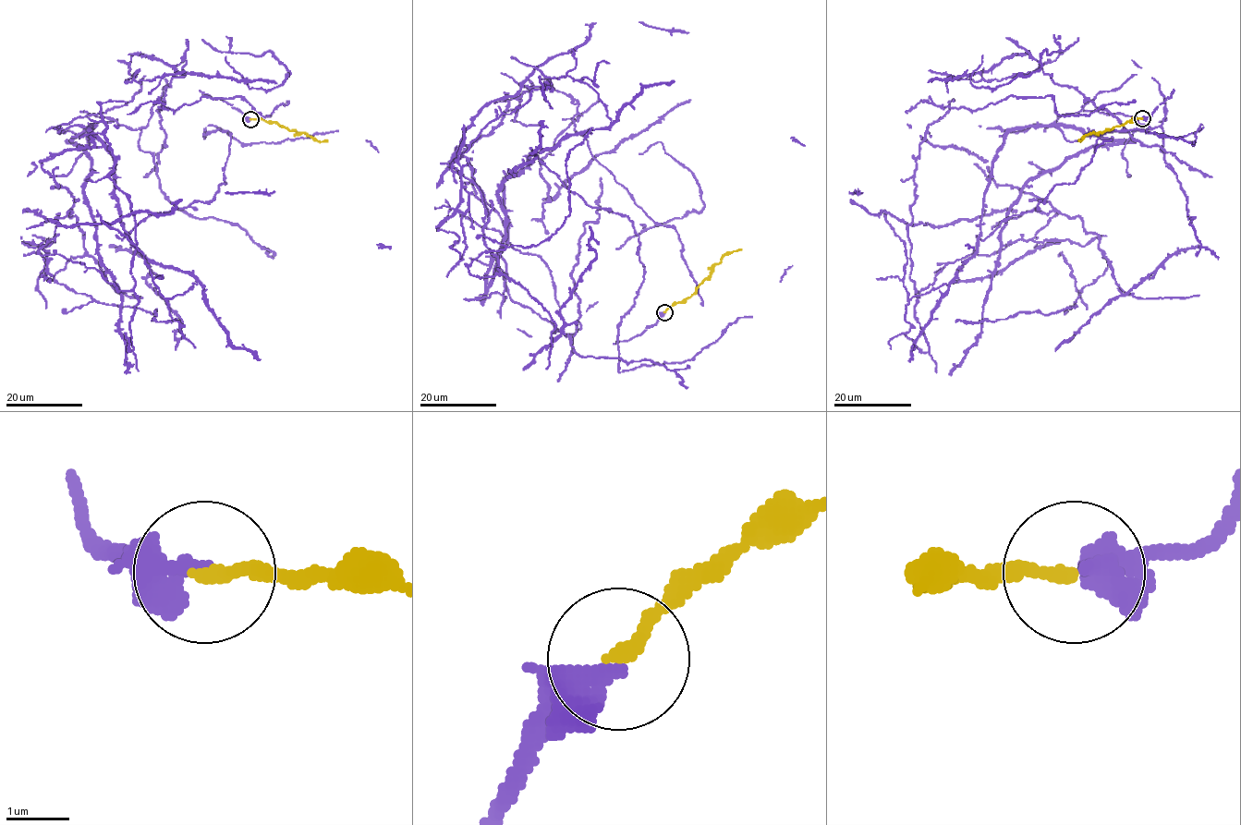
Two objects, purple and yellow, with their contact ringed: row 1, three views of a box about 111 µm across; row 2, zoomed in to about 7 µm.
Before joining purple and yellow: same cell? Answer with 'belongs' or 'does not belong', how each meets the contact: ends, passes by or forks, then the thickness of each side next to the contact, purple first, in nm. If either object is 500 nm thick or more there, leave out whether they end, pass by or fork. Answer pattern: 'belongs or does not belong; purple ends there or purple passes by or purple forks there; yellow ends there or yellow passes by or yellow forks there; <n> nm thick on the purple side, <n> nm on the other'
belongs; purple ends there; yellow ends there; 340 nm thick on the purple side, 240 nm on the other

